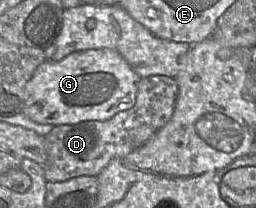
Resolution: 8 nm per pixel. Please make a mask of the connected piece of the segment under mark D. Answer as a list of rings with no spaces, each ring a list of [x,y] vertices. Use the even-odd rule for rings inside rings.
[[[152,75],[138,83],[132,108],[118,112],[105,121],[88,120],[77,124],[54,126],[44,136],[47,158],[43,164],[47,182],[66,181],[78,176],[97,176],[111,160],[143,146],[172,117],[178,85],[174,77]]]

